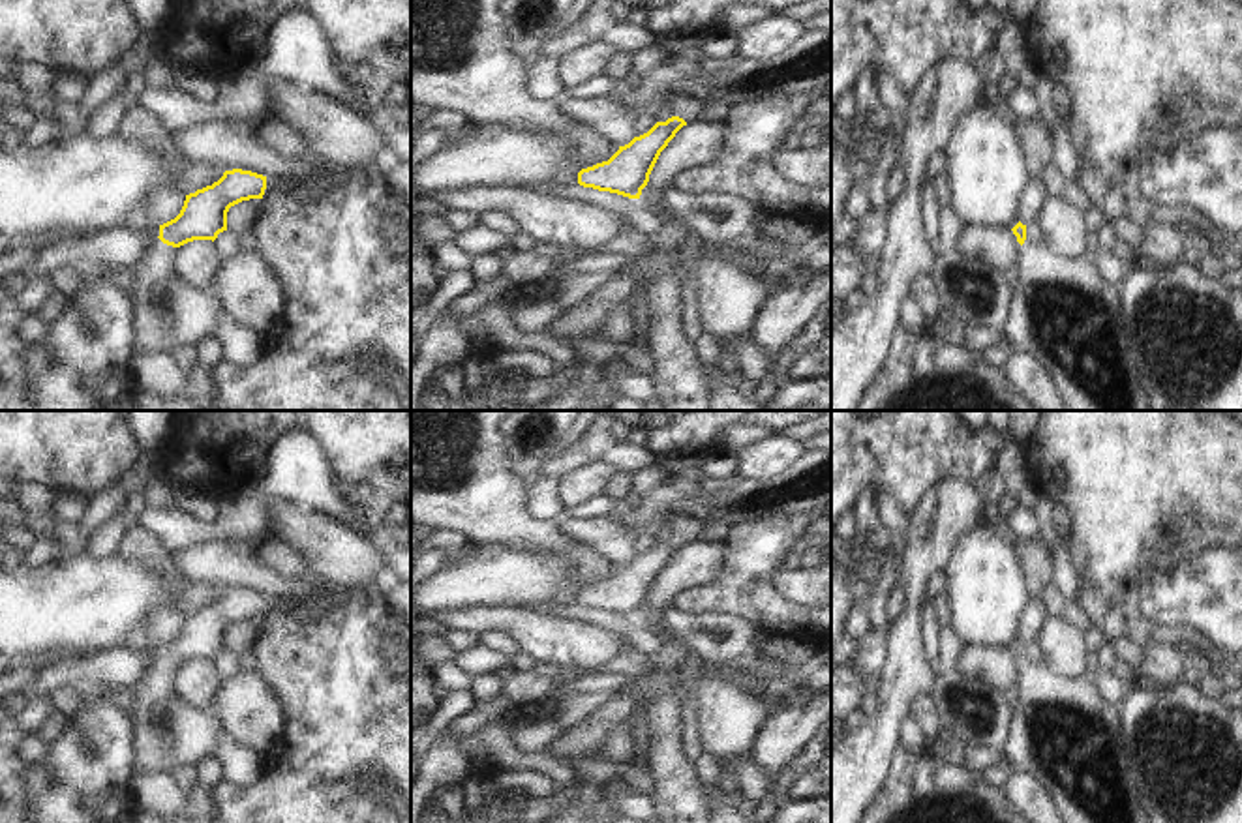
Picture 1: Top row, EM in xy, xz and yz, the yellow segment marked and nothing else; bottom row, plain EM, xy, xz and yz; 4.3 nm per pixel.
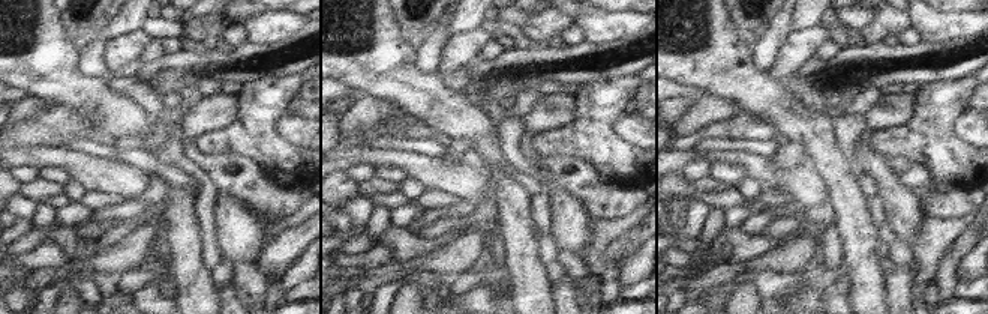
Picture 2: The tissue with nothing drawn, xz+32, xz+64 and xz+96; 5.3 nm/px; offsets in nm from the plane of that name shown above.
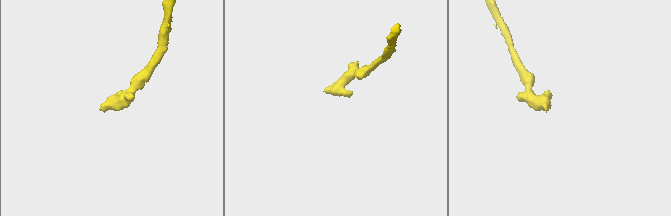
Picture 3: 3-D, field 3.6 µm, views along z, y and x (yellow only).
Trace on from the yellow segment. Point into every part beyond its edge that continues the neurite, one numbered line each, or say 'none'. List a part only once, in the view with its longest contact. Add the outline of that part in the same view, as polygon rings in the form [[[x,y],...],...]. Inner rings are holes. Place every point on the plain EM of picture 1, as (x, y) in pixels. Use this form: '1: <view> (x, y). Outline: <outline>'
1: xy (171, 732). Outline: [[[154,660],[137,690],[137,774],[169,774],[212,757],[227,737],[216,714],[206,714],[174,692],[178,667]]]

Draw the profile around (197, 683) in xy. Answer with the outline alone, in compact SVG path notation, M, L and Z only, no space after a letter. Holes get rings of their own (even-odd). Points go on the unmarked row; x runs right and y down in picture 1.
M193 660L176 669L174 692L180 699L206 714L214 714L223 679L212 660Z

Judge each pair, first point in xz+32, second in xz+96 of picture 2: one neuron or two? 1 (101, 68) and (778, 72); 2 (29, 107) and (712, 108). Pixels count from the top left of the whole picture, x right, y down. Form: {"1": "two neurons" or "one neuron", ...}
{"1": "two neurons", "2": "one neuron"}

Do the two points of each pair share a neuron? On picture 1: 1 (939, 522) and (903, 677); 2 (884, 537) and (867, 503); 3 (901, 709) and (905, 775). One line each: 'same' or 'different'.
1: same
2: same
3: different

